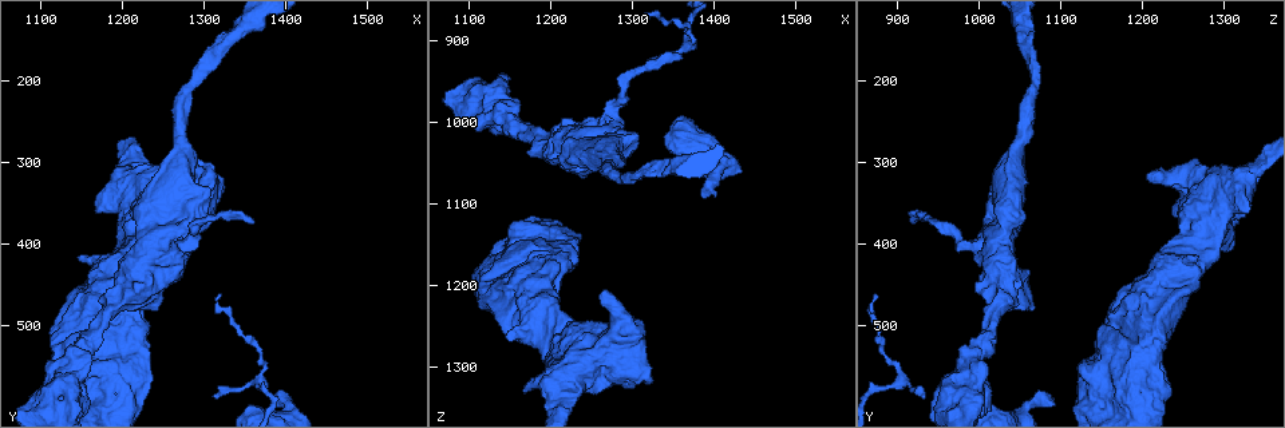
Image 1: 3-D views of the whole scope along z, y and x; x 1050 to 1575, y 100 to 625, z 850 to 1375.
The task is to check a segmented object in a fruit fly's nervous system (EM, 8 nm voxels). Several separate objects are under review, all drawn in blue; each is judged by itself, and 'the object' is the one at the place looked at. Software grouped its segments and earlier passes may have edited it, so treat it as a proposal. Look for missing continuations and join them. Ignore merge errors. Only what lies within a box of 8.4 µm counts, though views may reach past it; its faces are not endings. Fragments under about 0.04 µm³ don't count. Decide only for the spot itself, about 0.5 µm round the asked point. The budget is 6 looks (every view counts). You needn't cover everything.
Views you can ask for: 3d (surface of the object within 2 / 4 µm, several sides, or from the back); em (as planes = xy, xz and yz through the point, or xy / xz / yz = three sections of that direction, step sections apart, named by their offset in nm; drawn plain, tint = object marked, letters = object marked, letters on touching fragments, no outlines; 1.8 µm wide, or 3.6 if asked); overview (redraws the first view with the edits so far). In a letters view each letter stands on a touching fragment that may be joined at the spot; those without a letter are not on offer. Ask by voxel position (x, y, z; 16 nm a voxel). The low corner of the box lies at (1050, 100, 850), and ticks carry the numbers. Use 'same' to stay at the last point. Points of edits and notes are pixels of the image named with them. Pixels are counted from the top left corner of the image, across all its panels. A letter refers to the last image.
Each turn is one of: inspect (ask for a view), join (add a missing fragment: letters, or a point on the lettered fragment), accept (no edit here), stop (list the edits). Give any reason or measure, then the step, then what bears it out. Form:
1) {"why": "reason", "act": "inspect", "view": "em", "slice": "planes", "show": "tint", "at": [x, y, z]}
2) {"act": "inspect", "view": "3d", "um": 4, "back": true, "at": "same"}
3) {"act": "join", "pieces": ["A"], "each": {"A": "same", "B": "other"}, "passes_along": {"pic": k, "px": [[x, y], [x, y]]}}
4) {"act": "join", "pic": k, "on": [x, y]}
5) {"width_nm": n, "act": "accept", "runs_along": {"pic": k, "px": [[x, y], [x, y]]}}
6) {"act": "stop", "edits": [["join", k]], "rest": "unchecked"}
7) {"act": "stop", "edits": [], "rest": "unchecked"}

{"why": "sharp bend", "act": "inspect", "view": "3d", "um": 4, "at": [1240, 410, 1025]}

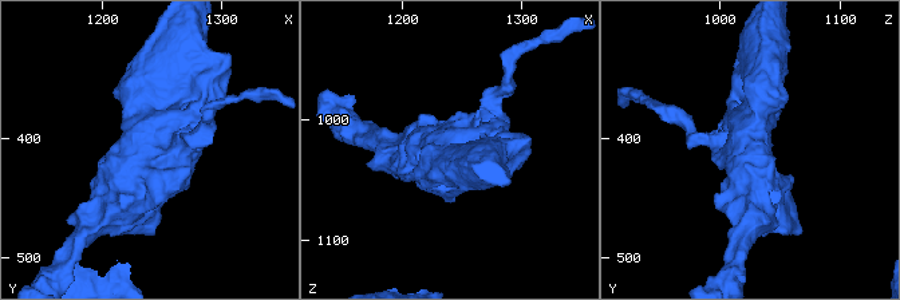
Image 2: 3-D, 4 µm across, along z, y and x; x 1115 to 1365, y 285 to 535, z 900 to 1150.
{"why": "need the tissue", "act": "inspect", "view": "em", "um": 3.6, "slice": "planes", "show": "letters", "at": [1238, 408, 1024]}

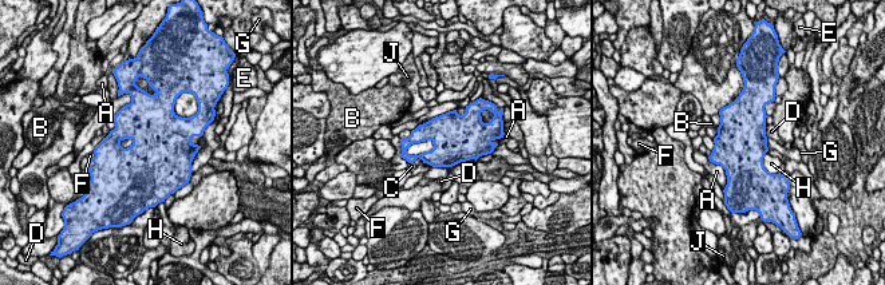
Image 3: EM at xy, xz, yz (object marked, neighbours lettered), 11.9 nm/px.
{"act": "accept", "each": {"A": "other", "B": "other", "C": "other", "D": "other", "E": "other", "F": "other", "G": "other", "H": "other", "J": "other"}, "border": {"pic": 3, "px": [[450, 110], [419, 125]]}, "found": "none of them fits"}

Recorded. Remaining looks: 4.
{"why": "an open end", "act": "inspect", "view": "em", "slice": "planes", "show": "letters", "at": [1390, 595, 1095]}

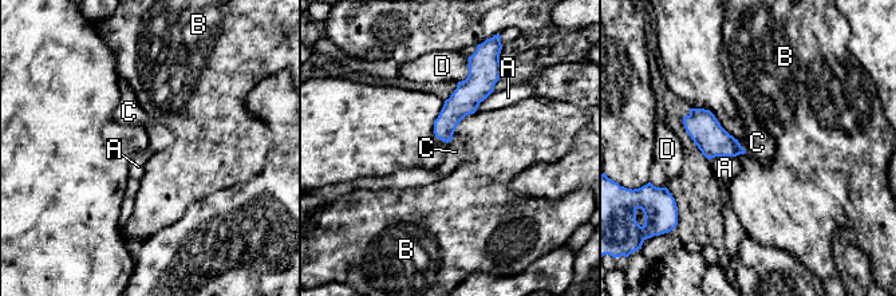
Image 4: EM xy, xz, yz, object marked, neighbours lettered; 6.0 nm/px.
{"act": "join", "pieces": ["C"], "each": {"A": "other", "B": "other", "C": "same", "D": "other"}, "passes_along": {"pic": 4, "px": [[466, 98], [452, 137], [456, 152]]}, "found": "it goes on there"}

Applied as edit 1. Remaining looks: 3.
{"why": "redraw", "act": "inspect", "view": "overview"}

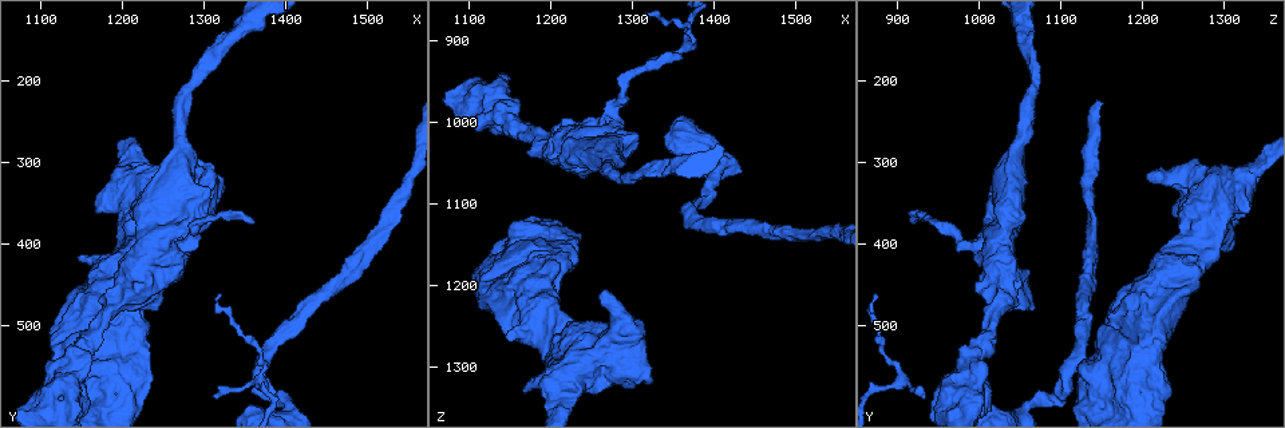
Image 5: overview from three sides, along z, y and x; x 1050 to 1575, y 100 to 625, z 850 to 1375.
{"why": "branch stops here", "act": "inspect", "view": "em", "slice": "xy", "step": 8, "show": "letters", "at": [1165, 355, 1335]}

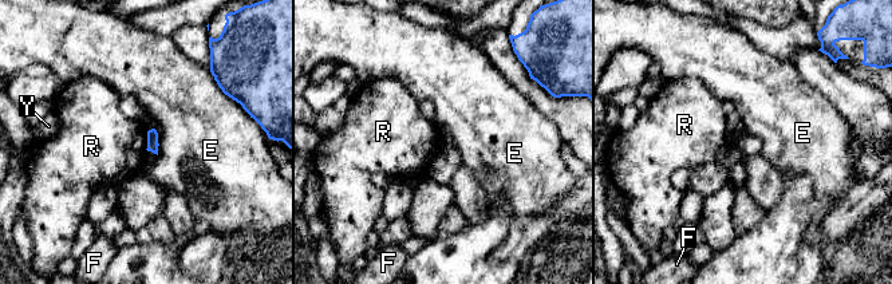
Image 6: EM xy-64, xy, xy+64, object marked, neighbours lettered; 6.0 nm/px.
{"why": "cut it another way", "act": "inspect", "view": "em", "slice": "planes", "show": "letters", "at": "same"}

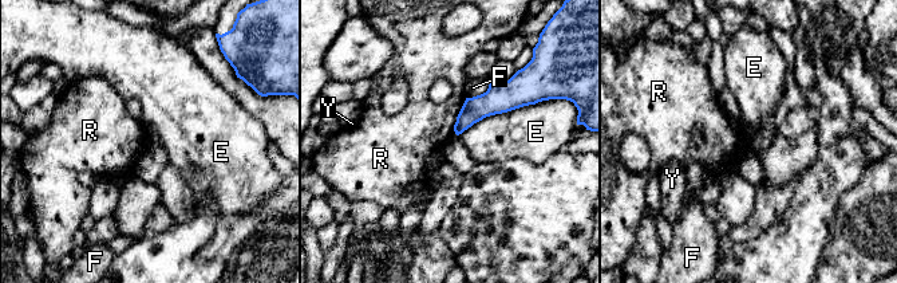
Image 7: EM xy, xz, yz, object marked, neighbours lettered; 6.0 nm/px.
{"act": "accept", "each": {"E": "other", "F": "other", "R": "other", "Y": "other"}, "found": "no lettered fragment goes on from it"}

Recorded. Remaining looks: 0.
{"act": "stop", "edits": [["join", 4]], "rest": "unchecked"}

